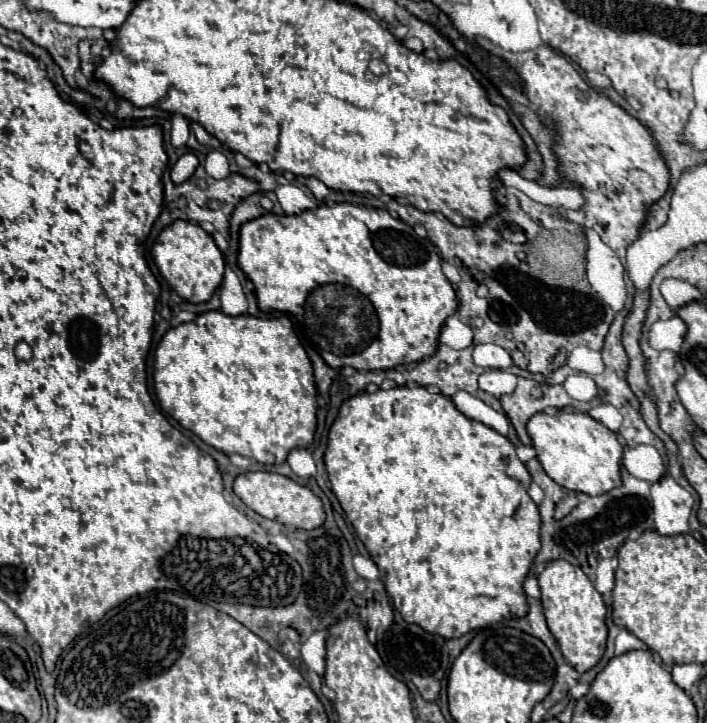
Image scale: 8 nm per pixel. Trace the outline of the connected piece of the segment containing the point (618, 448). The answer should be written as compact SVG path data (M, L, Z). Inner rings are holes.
M558 410L556 414L538 412L528 420L526 428L532 438L532 446L538 452L538 460L544 472L556 484L590 496L604 494L622 484L620 466L624 448L618 436L592 416L584 412L564 412L564 410Z

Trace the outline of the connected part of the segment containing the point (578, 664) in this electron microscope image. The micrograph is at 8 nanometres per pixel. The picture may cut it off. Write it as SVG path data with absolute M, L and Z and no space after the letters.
M552 560L538 574L538 584L542 592L542 606L548 628L556 638L564 658L568 664L576 668L576 672L586 672L596 666L606 650L606 606L600 592L594 588L590 578L582 572L580 566L574 566L566 560Z

